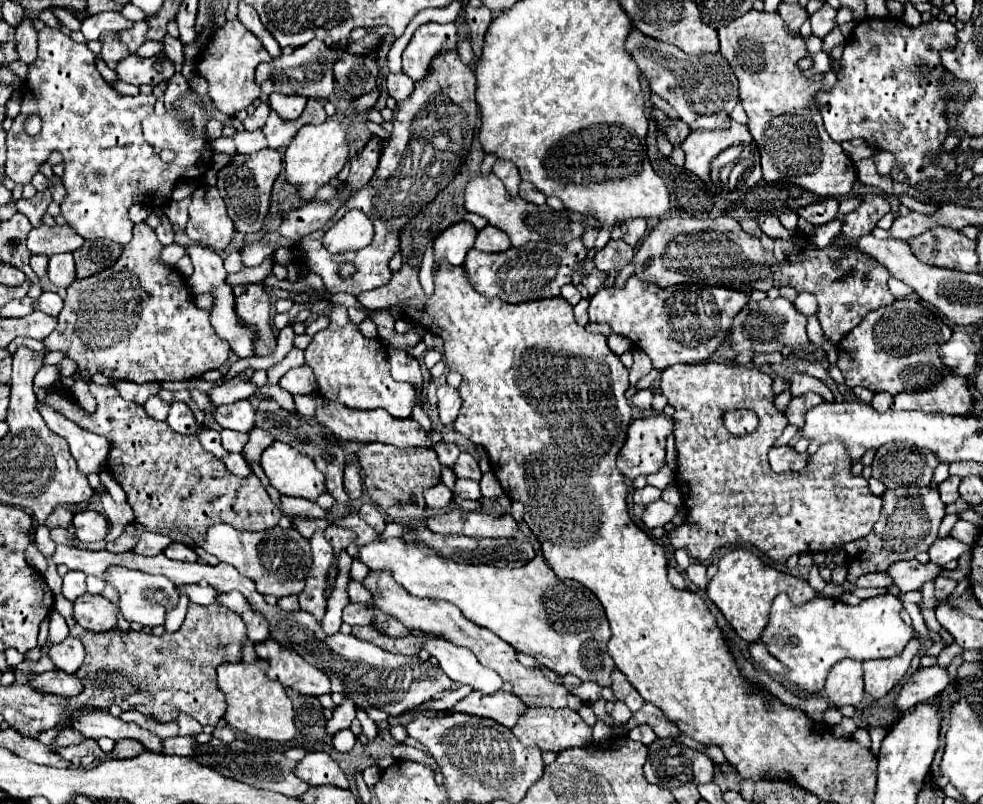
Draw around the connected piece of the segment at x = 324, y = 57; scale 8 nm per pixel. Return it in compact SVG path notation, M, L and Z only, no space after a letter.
M311 40L289 56L281 56L279 60L273 58L271 62L259 64L255 72L255 82L263 90L263 94L301 94L307 98L321 100L333 92L333 62L335 56L331 48L327 48L321 40Z

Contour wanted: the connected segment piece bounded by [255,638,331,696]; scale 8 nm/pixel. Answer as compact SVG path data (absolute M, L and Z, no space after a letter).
M275 640L255 644L255 652L261 660L269 662L267 676L281 682L285 688L293 688L307 696L331 694L331 682L319 668L307 664L297 652L281 648Z

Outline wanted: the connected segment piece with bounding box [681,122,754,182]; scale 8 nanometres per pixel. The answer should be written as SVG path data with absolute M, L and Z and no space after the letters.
M731 122L727 130L709 130L709 132L691 132L681 148L685 150L685 168L709 182L711 160L733 144L752 144L754 142L747 125Z

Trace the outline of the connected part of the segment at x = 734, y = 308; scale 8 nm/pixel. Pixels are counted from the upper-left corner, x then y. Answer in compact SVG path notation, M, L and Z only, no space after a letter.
M631 274L621 288L603 288L595 296L591 296L589 320L607 324L613 332L629 338L637 348L641 348L653 362L653 368L665 370L673 364L697 364L707 360L727 338L733 318L747 304L749 294L729 290L729 288L711 288L711 286L695 286L695 284L677 284L675 288L661 288L657 284L645 282L639 276Z

